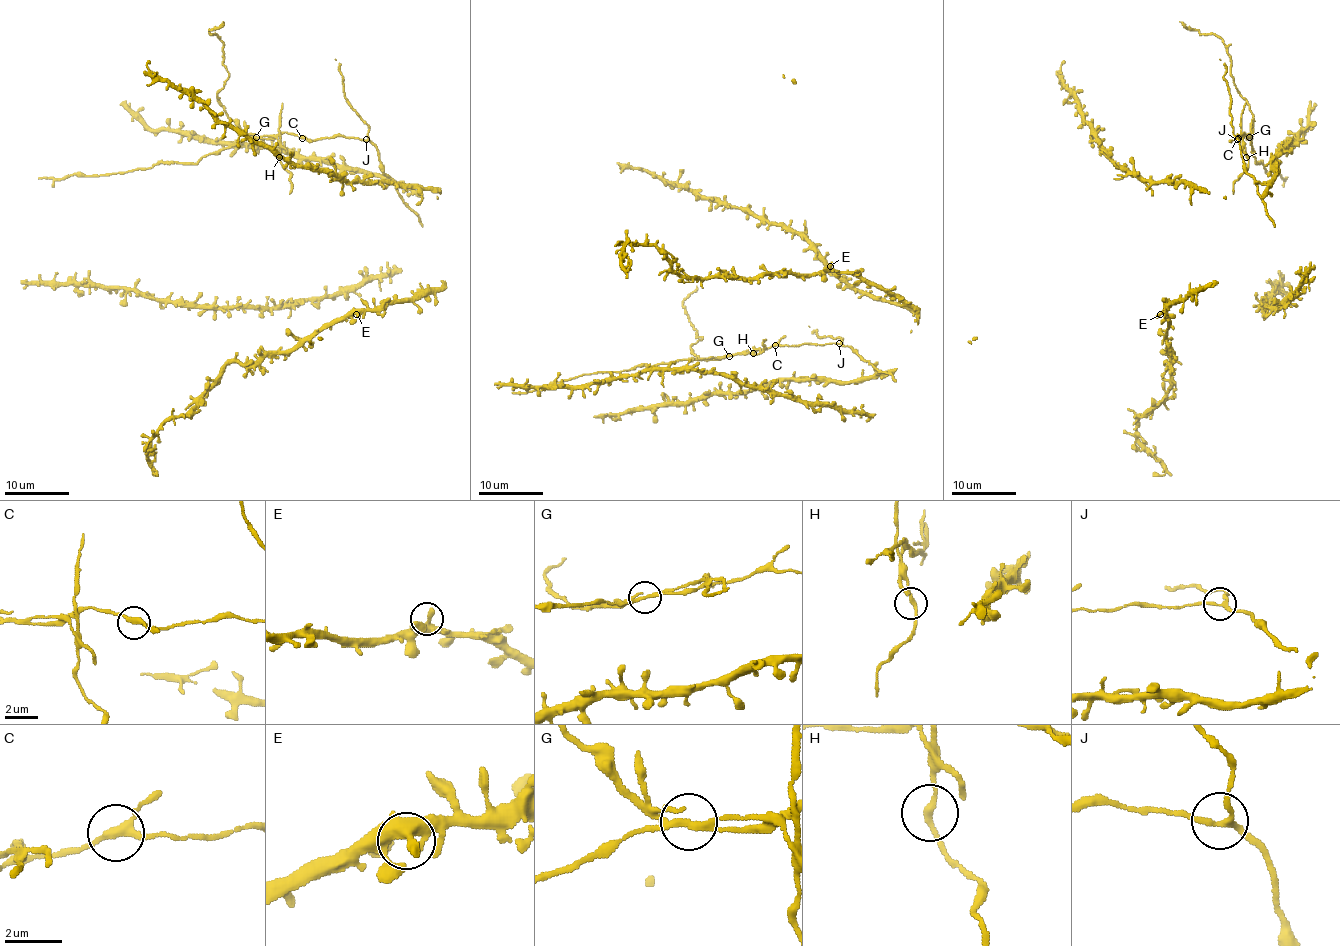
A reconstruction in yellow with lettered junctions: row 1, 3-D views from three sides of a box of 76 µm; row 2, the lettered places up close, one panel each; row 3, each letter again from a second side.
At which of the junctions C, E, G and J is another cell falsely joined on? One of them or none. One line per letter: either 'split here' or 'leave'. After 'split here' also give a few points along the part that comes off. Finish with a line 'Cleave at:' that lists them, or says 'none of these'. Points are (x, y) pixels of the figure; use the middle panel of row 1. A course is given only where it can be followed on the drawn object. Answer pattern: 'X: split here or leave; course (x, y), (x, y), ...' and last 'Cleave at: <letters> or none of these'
C: leave
E: leave
G: split here; course (729, 356), (701, 359), (690, 348), (701, 338), (697, 337), (682, 301), (697, 285)
J: leave
Cleave at: G

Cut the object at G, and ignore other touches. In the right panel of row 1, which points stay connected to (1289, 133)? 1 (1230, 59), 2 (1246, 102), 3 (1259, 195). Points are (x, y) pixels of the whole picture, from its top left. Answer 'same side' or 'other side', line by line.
1: other side
2: other side
3: same side

